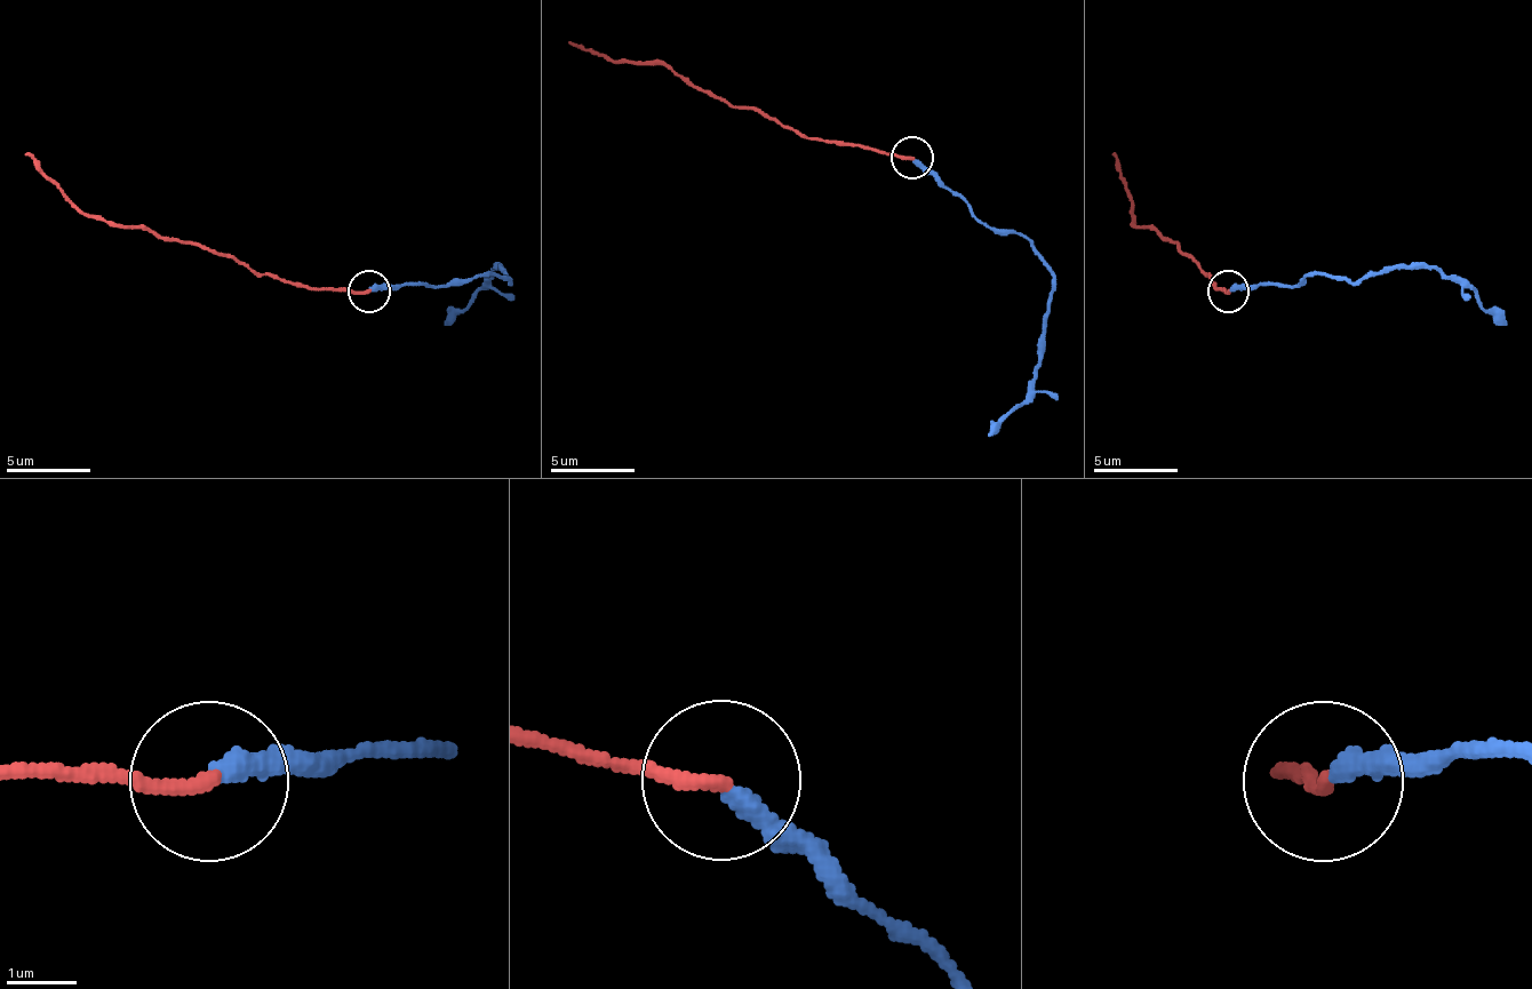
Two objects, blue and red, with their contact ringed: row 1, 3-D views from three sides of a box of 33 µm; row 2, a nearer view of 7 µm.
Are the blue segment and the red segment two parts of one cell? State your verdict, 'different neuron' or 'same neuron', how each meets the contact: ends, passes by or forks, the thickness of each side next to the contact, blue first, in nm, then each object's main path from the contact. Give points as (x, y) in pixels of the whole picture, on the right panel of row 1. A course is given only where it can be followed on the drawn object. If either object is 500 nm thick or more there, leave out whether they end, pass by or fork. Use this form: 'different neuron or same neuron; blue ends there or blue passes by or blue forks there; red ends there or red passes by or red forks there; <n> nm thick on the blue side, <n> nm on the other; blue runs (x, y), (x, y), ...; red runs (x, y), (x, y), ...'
same neuron; blue ends there; red ends there; 280 nm thick on the blue side, 220 nm on the other; blue runs (1231, 288), (1294, 284), (1307, 276), (1345, 279), (1383, 276), (1396, 266), (1437, 266), (1459, 276), (1505, 326); red runs (1227, 293), (1214, 288), (1210, 276), (1189, 254), (1134, 225), (1134, 204), (1114, 153)

